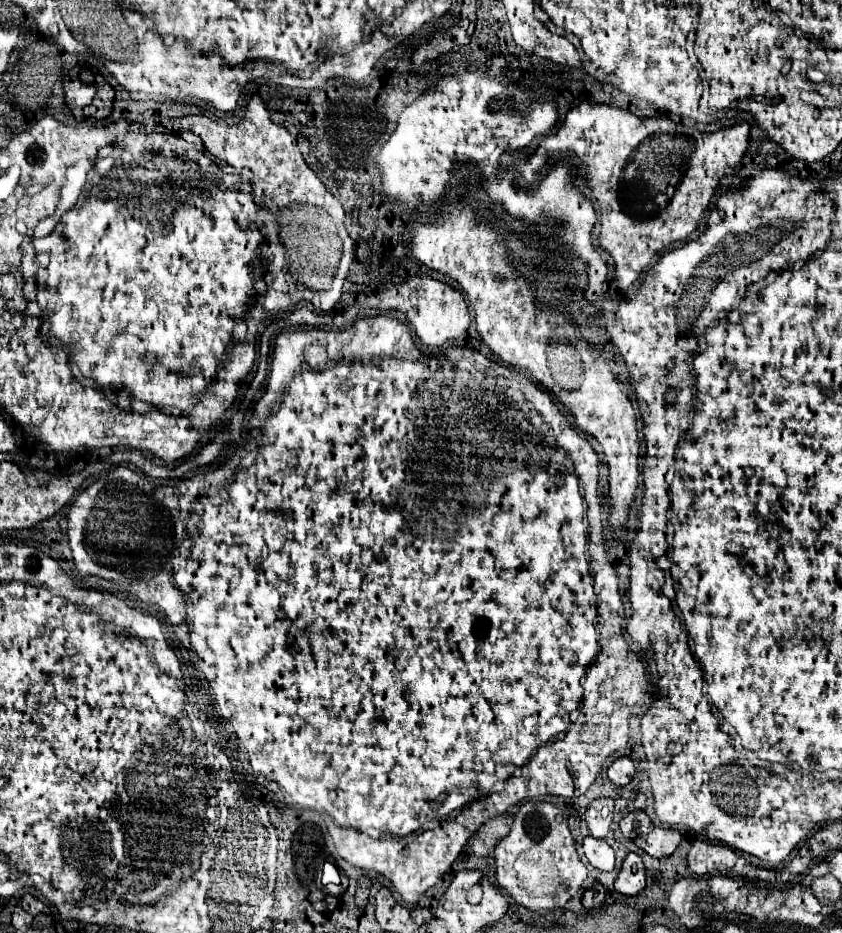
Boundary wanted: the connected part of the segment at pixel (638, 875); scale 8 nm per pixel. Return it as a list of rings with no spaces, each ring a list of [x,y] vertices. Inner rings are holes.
[[[630,853],[622,867],[620,873],[614,881],[614,889],[622,895],[638,895],[646,887],[646,875],[644,875],[644,863],[636,853]],[[632,865],[636,865],[636,873],[632,873]]]

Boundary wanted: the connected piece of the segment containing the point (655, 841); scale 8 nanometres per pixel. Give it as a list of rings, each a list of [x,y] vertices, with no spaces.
[[[632,811],[620,821],[620,831],[626,839],[634,841],[642,851],[654,859],[662,859],[674,853],[682,835],[676,829],[662,829],[650,823],[644,811]]]

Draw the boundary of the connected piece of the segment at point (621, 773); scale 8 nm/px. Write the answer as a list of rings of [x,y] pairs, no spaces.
[[[620,757],[608,767],[608,779],[616,785],[628,785],[632,777],[634,777],[634,763],[628,757]]]

